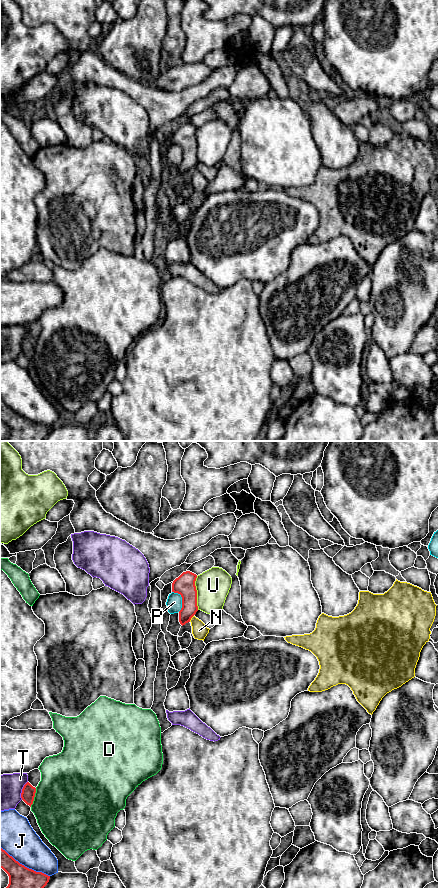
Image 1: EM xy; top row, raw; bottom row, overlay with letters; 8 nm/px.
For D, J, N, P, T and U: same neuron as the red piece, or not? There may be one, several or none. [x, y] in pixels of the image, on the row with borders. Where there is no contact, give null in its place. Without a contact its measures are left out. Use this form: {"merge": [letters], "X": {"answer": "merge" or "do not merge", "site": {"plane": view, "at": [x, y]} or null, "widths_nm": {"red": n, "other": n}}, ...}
{"merge": [], "D": {"answer": "do not merge", "site": {"plane": "xy", "at": [34, 796]}, "widths_nm": {"red": 110, "other": 500}}, "J": {"answer": "do not merge", "site": {"plane": "xy", "at": [24, 866]}, "widths_nm": {"red": 180, "other": 280}}, "N": {"answer": "do not merge", "site": {"plane": "xy", "at": [191, 617]}, "widths_nm": {"red": 150, "other": 120}}, "P": {"answer": "do not merge", "site": {"plane": "xy", "at": [182, 599]}, "widths_nm": {"red": 160, "other": 130}}, "T": {"answer": "do not merge", "site": {"plane": "xy", "at": [22, 790]}, "widths_nm": {"red": 110, "other": 280}}, "U": {"answer": "do not merge", "site": {"plane": "xy", "at": [196, 593]}, "widths_nm": {"red": 160, "other": 260}}}

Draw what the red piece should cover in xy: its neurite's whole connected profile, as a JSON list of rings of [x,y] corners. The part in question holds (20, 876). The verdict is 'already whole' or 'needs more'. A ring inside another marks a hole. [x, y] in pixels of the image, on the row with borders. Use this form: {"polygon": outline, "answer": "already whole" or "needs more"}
{"polygon": [[[0,847],[0,868],[9,876],[6,888],[44,888],[50,876],[25,867]]], "answer": "already whole"}

